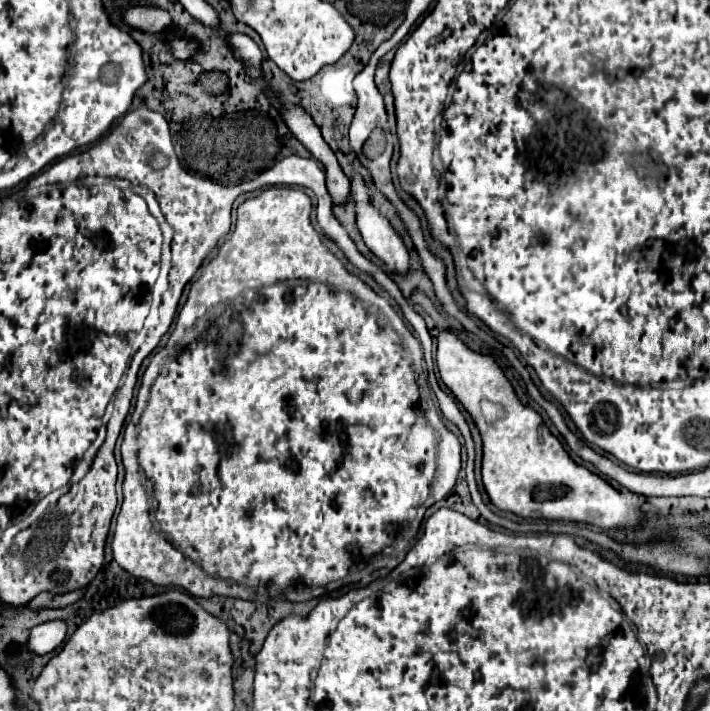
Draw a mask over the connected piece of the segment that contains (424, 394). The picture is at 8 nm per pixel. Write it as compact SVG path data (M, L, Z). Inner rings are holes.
M273 186L262 190L260 194L254 196L254 198L244 200L244 202L238 206L236 226L234 226L232 234L230 234L230 236L224 240L224 244L218 248L216 256L202 268L202 274L200 274L198 280L192 284L190 294L188 294L188 300L186 300L186 304L182 306L180 314L178 314L178 320L176 320L174 331L166 346L153 356L149 366L143 374L135 408L131 414L130 422L126 425L122 442L122 464L124 468L126 468L126 476L124 476L122 485L123 502L122 508L120 508L120 514L118 514L118 520L116 520L116 530L114 530L114 536L112 536L112 542L110 542L110 544L112 544L114 560L120 564L120 568L124 568L126 572L130 572L130 574L136 576L136 578L144 578L144 580L148 580L148 582L152 582L152 584L156 584L156 586L182 586L186 592L192 592L194 596L200 596L200 598L210 598L210 596L214 596L214 594L218 594L218 596L220 596L220 594L232 596L232 584L238 584L238 586L246 588L248 592L252 592L252 594L256 594L256 596L286 598L286 600L292 600L292 602L298 602L298 598L314 598L316 590L326 590L332 582L338 582L338 580L342 580L342 578L346 576L346 572L348 572L350 566L354 564L354 556L358 556L358 554L360 554L360 556L374 556L374 554L380 554L384 548L388 548L388 546L394 542L394 538L396 538L396 534L400 532L400 528L404 526L404 522L414 520L414 518L416 518L418 506L422 506L422 504L426 502L426 504L420 508L420 512L418 512L418 522L412 524L412 530L418 528L420 522L422 522L422 518L424 518L426 508L432 506L434 502L442 500L442 498L448 494L448 490L456 484L458 472L461 470L462 446L460 440L456 438L456 434L452 434L452 432L444 426L443 418L438 414L438 410L430 410L430 412L428 412L428 418L426 418L426 416L424 416L424 408L420 408L426 407L427 402L430 403L430 388L428 389L428 384L426 384L426 374L423 372L423 366L421 364L423 363L423 349L420 342L410 334L410 329L404 324L402 314L392 306L389 299L374 292L374 290L372 290L368 284L364 284L358 276L350 274L350 272L344 268L344 264L340 262L340 258L338 258L334 252L330 252L330 248L328 248L326 242L324 242L324 236L322 236L320 232L316 232L314 226L312 226L312 222L310 222L310 210L312 210L312 200L310 200L301 189L294 187ZM436 436L438 436L438 470L436 470ZM148 504L150 504L154 528L156 528L160 534L156 534L156 530L152 528Z

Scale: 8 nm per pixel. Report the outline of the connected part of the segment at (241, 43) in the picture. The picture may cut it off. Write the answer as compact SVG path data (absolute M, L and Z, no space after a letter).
M234 32L234 34L230 34L230 44L238 52L238 58L242 62L250 64L256 70L262 70L262 52L260 52L258 44L250 36Z

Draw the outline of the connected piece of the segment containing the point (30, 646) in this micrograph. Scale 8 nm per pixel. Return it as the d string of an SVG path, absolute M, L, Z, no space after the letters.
M62 620L44 622L30 630L26 650L32 654L38 654L38 656L54 652L64 642L64 636L66 636L66 622L62 622Z

